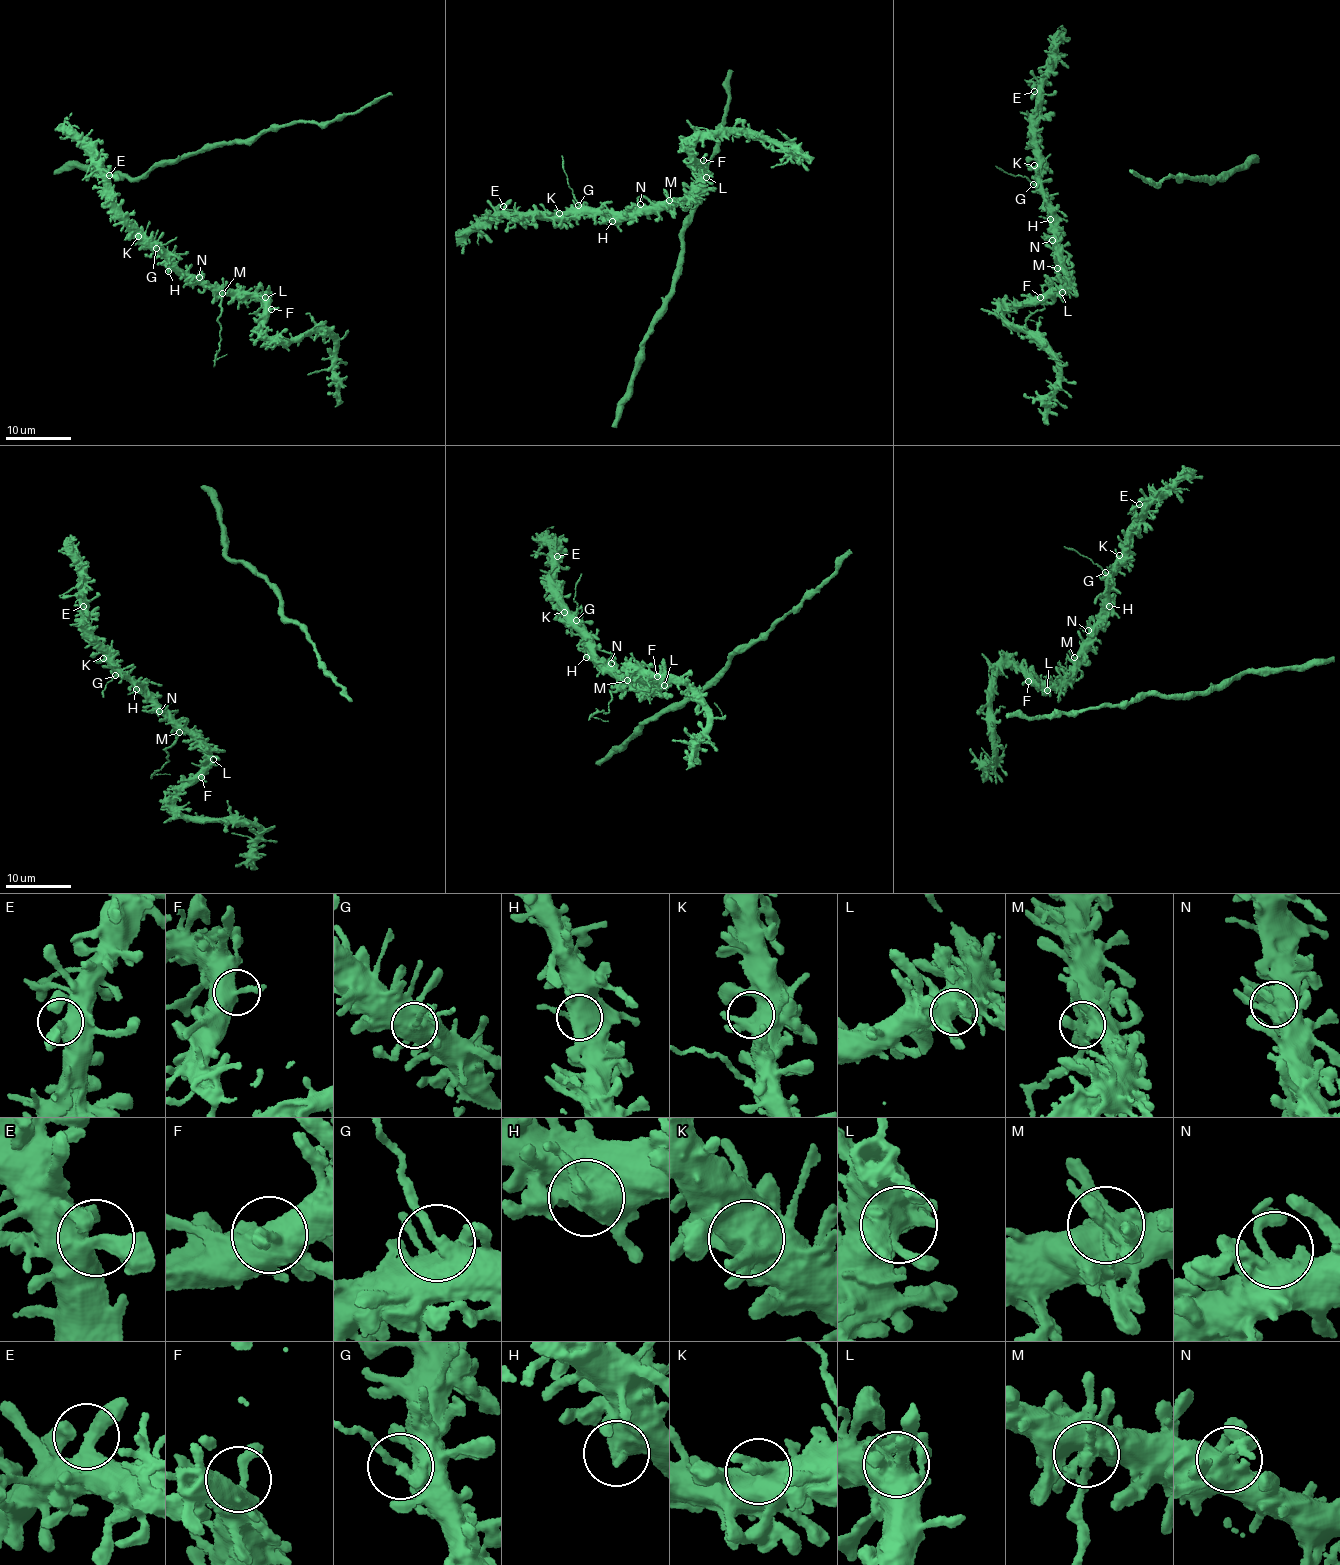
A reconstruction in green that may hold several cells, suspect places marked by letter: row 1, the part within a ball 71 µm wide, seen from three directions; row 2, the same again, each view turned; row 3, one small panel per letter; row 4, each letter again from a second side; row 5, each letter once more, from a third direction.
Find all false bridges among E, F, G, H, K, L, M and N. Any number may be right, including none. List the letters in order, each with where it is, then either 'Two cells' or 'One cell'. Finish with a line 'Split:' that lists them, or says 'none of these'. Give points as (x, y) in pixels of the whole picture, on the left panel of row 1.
E: Place: (109, 175). One cell
F: Place: (271, 309). One cell
G: Place: (156, 248). Two cells
H: Place: (168, 271). One cell
K: Place: (138, 236). One cell
L: Place: (265, 297). One cell
M: Place: (222, 293). Two cells
N: Place: (199, 277). One cell
Split: G, M

